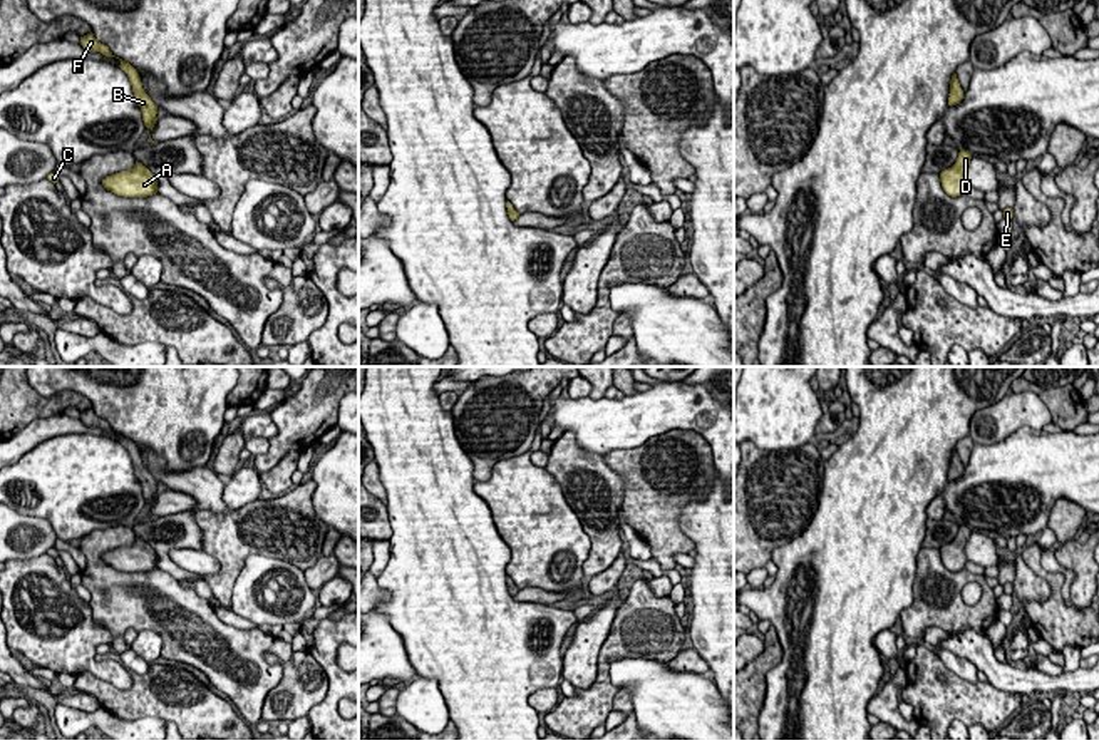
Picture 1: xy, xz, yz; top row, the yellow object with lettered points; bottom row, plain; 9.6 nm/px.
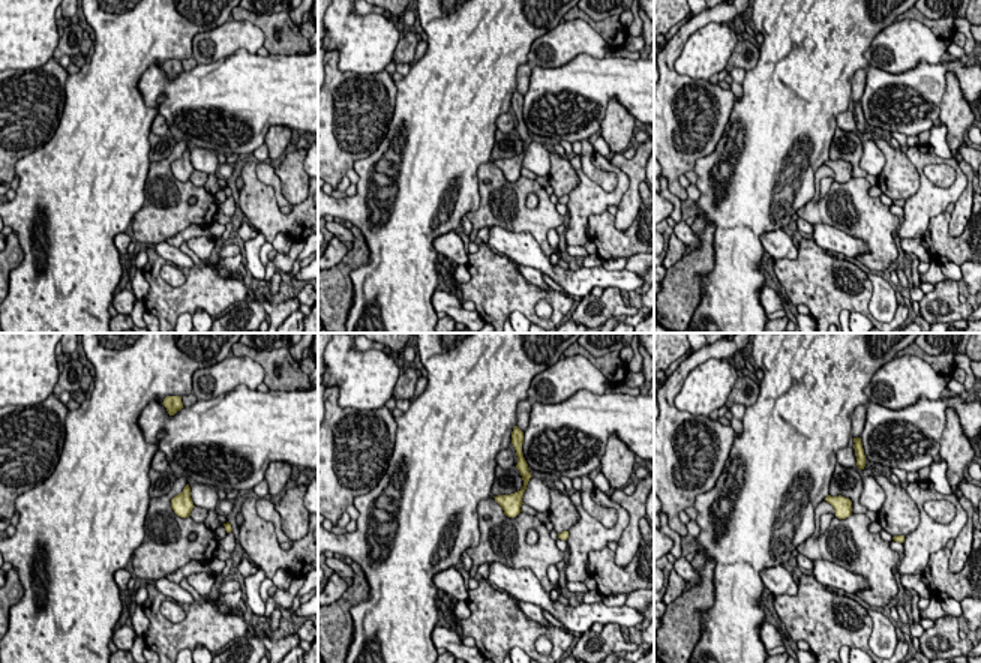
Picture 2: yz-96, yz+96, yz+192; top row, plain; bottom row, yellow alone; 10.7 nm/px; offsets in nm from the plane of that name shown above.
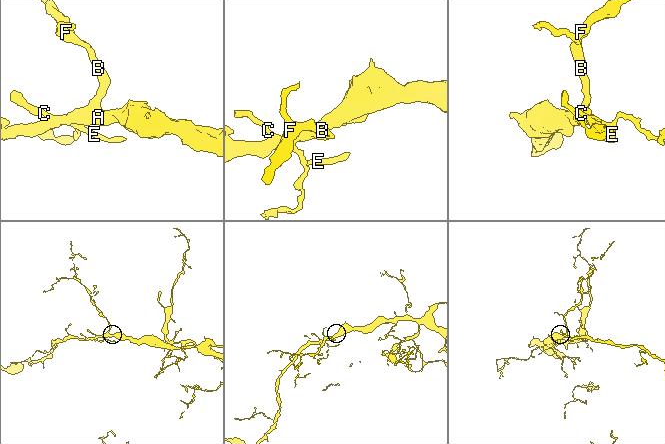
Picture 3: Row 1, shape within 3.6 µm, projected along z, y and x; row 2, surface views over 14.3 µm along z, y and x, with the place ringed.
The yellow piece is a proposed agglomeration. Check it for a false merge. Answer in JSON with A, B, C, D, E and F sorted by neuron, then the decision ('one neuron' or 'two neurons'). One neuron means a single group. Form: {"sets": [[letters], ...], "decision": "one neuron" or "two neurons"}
{"sets": [["A", "B", "C", "D", "E", "F"]], "decision": "one neuron"}

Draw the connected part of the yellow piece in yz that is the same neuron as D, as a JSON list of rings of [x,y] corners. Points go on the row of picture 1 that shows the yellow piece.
[[[960,147],[957,162],[940,172],[942,188],[948,196],[957,198],[960,194],[965,194],[965,189],[968,186],[965,181],[965,171],[970,164],[970,159],[972,154]]]

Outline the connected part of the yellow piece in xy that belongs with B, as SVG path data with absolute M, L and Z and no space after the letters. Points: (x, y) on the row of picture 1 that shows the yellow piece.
M119 59L119 60L121 60L119 67L127 74L127 77L131 80L134 99L136 99L137 105L141 107L141 112L142 112L144 126L152 131L152 127L157 121L157 117L156 117L157 105L144 92L137 70L129 62L126 62L122 59Z

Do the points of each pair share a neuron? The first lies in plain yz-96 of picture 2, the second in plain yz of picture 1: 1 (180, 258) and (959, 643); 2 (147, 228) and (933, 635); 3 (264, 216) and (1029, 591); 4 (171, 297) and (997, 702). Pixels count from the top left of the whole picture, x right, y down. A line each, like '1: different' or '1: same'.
1: different
2: different
3: different
4: same

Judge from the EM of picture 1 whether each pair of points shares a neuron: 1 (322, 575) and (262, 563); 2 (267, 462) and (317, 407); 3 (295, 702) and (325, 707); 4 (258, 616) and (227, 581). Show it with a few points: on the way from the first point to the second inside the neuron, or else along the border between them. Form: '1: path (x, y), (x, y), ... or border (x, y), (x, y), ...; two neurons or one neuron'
1: border (302, 571), (307, 585), (315, 593); two neurons
2: path (280, 449), (304, 421); one neuron
3: border (322, 667), (327, 677), (327, 693), (307, 715); two neurons
4: border (252, 553), (235, 581), (228, 606); two neurons

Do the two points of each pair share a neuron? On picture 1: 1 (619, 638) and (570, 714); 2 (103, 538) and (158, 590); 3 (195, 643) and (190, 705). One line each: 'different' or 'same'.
1: same
2: same
3: different

